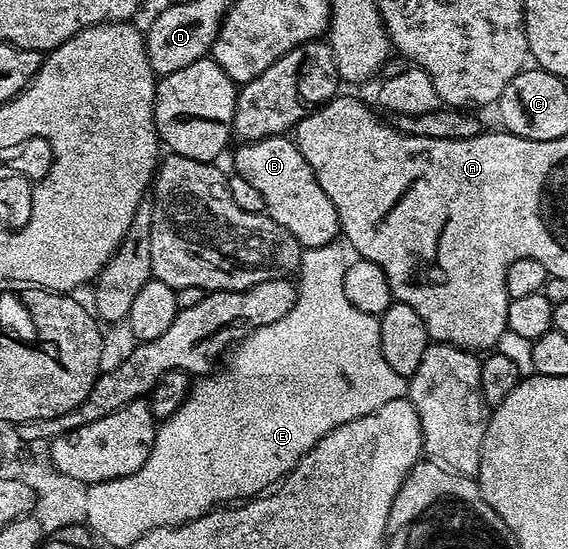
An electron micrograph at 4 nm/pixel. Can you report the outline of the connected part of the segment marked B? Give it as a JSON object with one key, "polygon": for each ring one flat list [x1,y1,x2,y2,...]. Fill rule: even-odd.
{"polygon":[[291,136,267,137,237,146,232,157,235,176,249,181,262,195,267,216,286,227,286,231,290,231,304,249,330,245,337,240,340,233,338,211,334,211,334,203,330,203,326,191,318,187,318,179,314,179,310,163,302,159,302,151,298,151]]}

